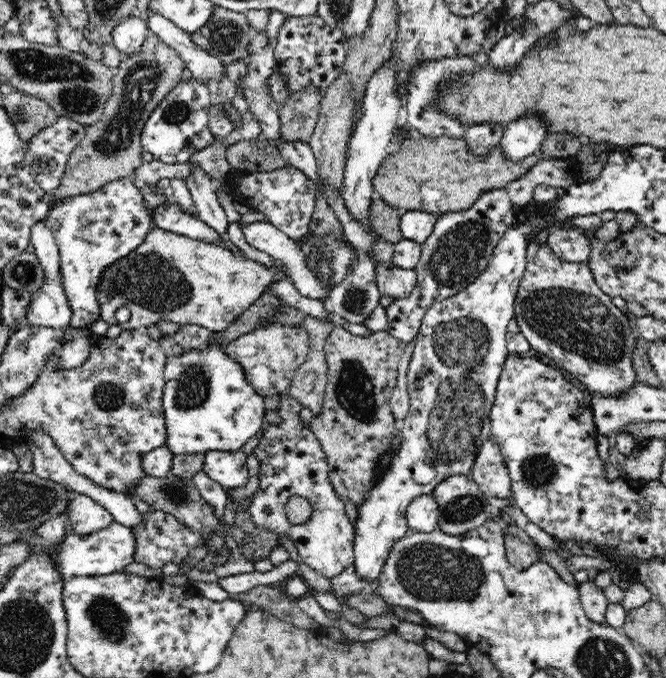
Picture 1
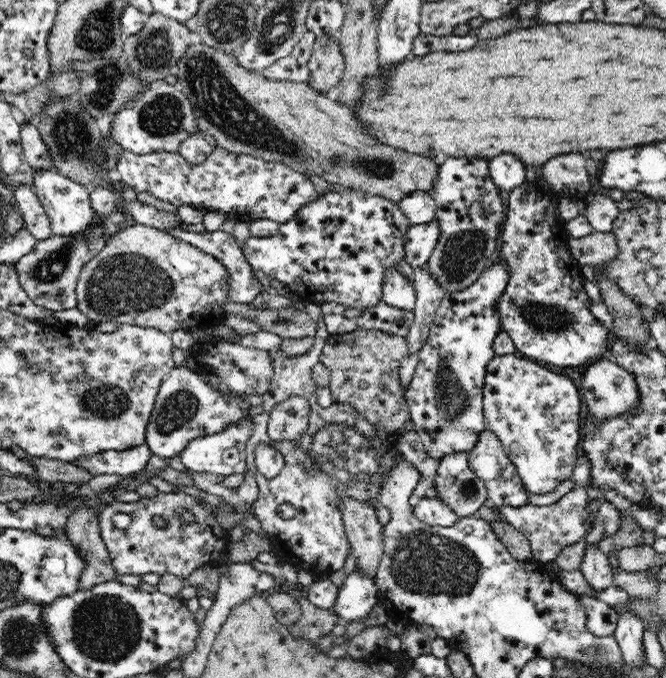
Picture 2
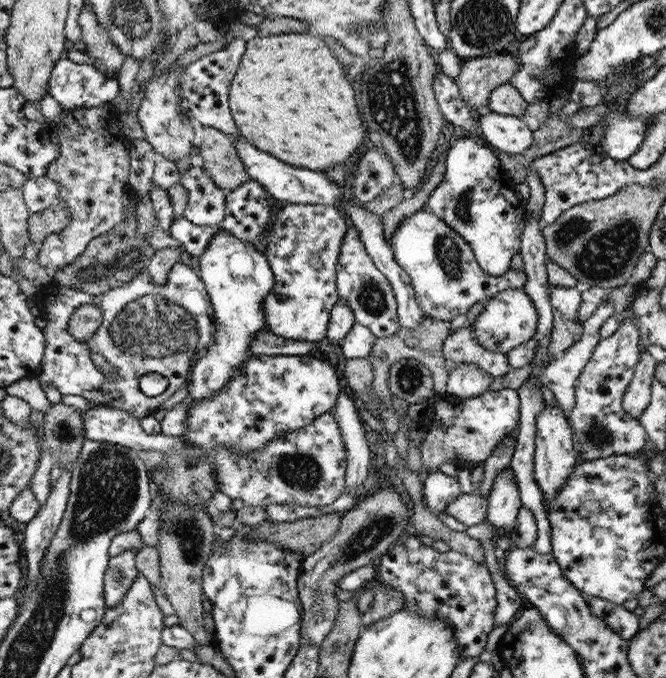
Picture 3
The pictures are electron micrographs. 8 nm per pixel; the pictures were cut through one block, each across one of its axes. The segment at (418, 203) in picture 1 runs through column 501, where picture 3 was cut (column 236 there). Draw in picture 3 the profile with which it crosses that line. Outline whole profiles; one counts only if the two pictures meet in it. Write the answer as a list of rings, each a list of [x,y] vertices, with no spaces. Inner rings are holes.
[[[204,126],[200,144],[203,168],[217,188],[230,192],[250,180],[235,140],[220,129]]]

